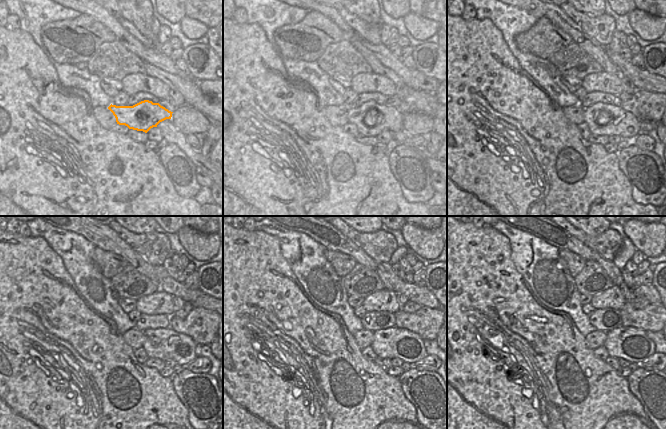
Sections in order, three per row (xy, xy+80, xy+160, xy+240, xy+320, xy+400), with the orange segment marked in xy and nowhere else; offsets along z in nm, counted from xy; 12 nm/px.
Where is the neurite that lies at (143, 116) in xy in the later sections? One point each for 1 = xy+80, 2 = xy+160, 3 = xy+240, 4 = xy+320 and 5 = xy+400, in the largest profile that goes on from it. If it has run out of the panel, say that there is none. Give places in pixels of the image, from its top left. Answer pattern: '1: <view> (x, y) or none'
1: xy+80 (370, 124)
2: xy+160 (623, 123)
3: xy+240 (164, 344)
4: xy+320 (394, 342)
5: xy+400 (630, 343)

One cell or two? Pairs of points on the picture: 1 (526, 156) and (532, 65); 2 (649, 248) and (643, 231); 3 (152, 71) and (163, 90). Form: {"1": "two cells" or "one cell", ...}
{"1": "two cells", "2": "one cell", "3": "two cells"}

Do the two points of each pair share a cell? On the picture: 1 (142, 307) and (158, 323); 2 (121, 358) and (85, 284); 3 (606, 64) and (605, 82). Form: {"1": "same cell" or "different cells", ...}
{"1": "different cells", "2": "different cells", "3": "different cells"}

